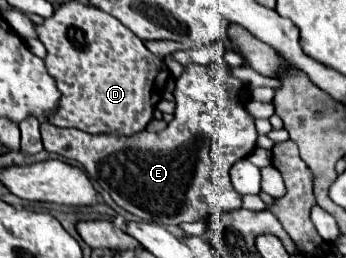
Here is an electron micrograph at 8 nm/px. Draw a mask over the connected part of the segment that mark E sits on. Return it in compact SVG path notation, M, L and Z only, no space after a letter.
M221 58L221 64L209 64L207 68L205 66L199 66L199 64L189 64L185 68L185 72L177 78L177 90L175 90L175 102L177 102L177 110L175 110L175 118L169 122L169 126L163 130L163 132L135 132L131 136L123 136L123 134L89 134L89 132L83 132L83 130L77 130L77 128L59 128L59 126L53 126L53 124L41 124L41 138L43 138L43 146L47 152L55 152L55 154L61 154L69 160L75 160L79 162L81 166L87 166L87 172L91 176L91 180L103 188L105 192L111 194L111 198L121 206L125 208L127 212L135 214L137 218L145 220L145 222L157 222L157 224L183 224L183 222L197 222L197 220L205 220L209 214L217 214L217 212L227 212L227 210L235 210L235 208L241 208L241 198L239 194L233 190L231 182L229 182L229 170L233 166L233 162L245 158L249 152L253 152L255 148L255 142L257 142L257 128L255 128L255 120L251 118L247 112L245 112L245 104L250 100L249 92L245 89L245 85L237 78L230 75L229 66L227 62Z

